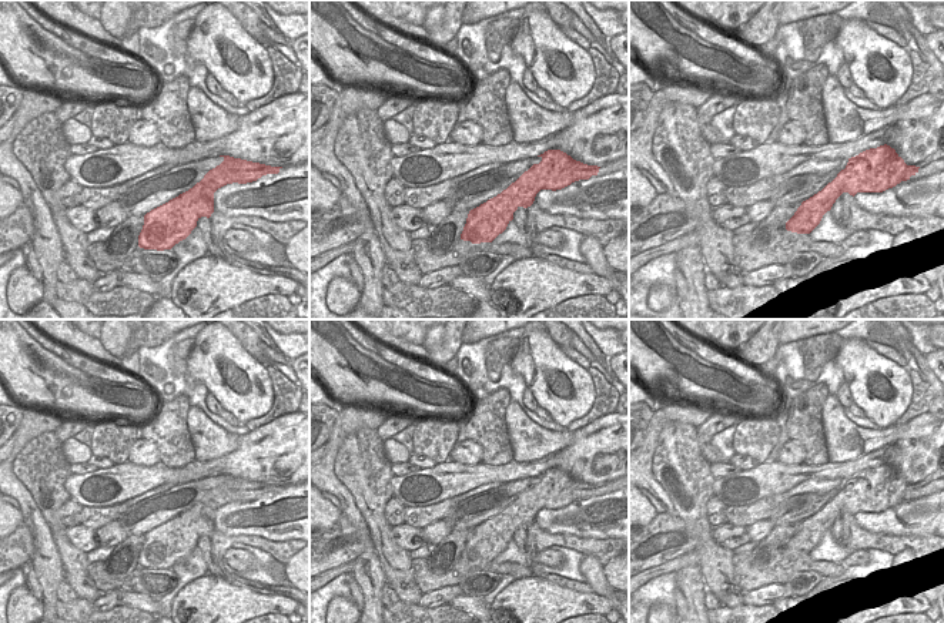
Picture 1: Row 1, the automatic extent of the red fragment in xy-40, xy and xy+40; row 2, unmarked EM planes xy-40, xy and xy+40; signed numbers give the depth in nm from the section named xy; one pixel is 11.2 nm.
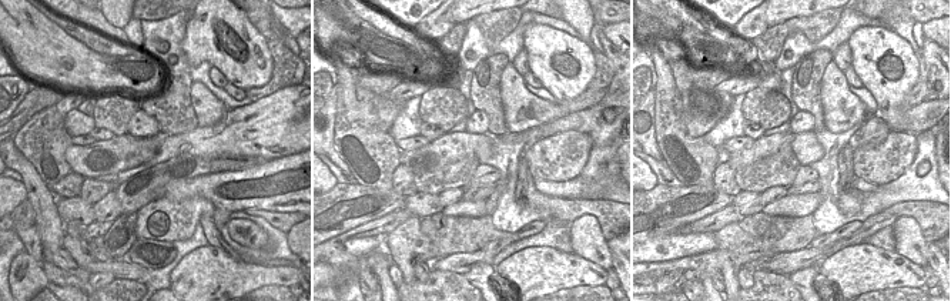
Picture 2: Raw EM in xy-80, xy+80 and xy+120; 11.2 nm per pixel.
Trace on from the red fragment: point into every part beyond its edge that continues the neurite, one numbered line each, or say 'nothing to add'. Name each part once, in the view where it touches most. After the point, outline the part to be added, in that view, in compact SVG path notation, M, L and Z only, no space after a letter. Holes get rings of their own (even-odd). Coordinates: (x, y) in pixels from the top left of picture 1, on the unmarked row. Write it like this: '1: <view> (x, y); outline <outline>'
nothing to add

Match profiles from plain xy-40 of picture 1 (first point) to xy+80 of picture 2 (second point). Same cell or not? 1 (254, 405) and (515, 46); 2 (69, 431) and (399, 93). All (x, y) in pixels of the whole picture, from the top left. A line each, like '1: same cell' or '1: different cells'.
1: different cells
2: same cell

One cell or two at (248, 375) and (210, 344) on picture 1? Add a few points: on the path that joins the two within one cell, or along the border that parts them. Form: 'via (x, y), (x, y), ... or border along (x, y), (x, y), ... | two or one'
via (240, 368), (233, 367), (220, 354) | one

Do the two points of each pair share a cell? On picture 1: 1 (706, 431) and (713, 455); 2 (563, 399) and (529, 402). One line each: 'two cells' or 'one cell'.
1: two cells
2: two cells

